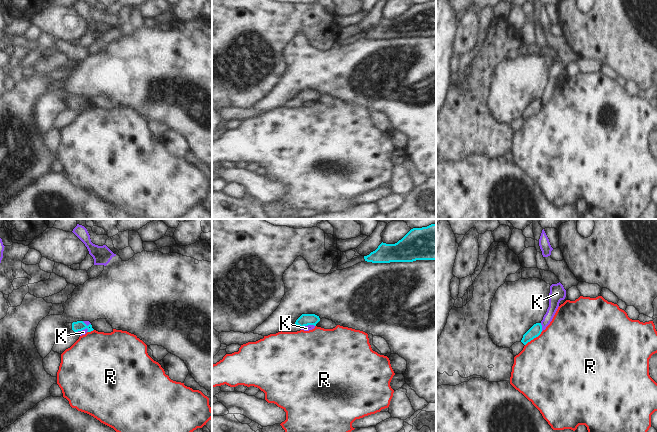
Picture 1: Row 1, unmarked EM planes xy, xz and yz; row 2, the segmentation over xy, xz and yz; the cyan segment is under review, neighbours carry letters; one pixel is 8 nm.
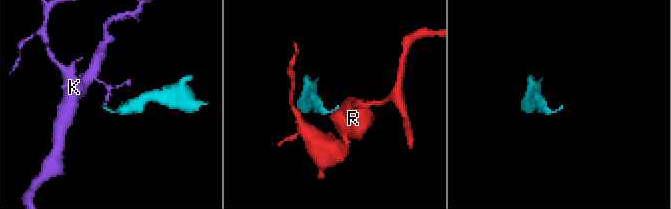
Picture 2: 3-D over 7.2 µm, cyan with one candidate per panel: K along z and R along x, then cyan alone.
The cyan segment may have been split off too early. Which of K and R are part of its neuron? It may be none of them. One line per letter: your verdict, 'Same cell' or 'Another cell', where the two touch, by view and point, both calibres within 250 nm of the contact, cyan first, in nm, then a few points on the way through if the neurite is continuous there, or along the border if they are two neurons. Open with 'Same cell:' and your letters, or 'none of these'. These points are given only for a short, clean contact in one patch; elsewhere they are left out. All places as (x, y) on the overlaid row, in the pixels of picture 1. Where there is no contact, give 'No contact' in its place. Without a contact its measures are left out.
Same cell: none of these
K: Another cell. Touches cyan at xz (307, 325). Thickness 100 nm (cyan) against 50 nm. Boundary: xz (314, 325), (304, 325), (301, 327)
R: Another cell. Touches cyan at yz (533, 338). Thickness 90 nm (cyan) against 500 nm. Boundary: yz (542, 331), (525, 345)

